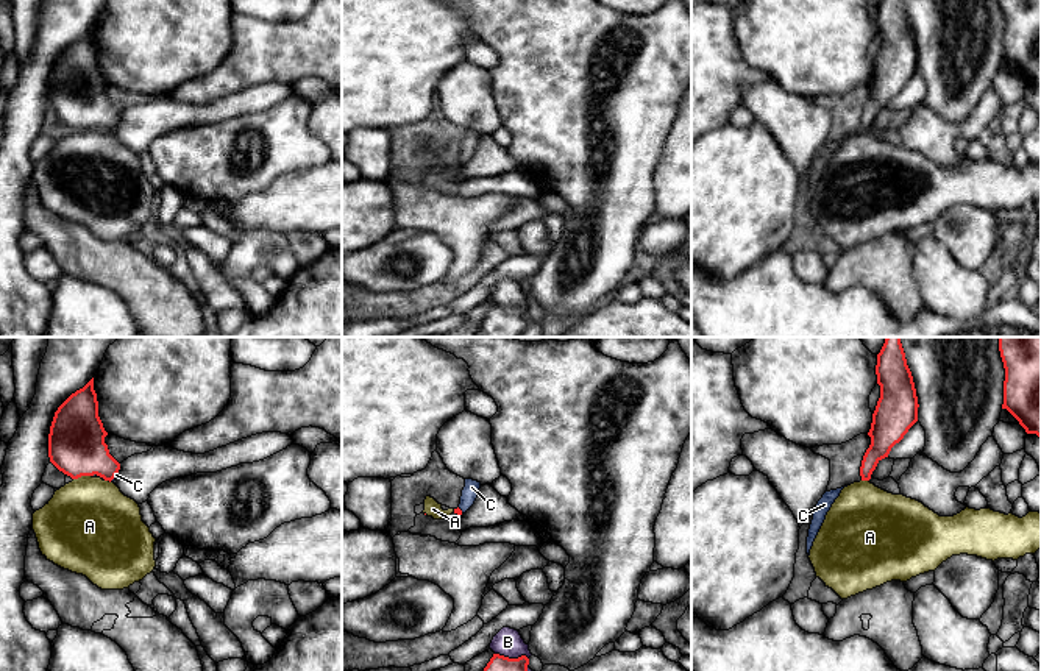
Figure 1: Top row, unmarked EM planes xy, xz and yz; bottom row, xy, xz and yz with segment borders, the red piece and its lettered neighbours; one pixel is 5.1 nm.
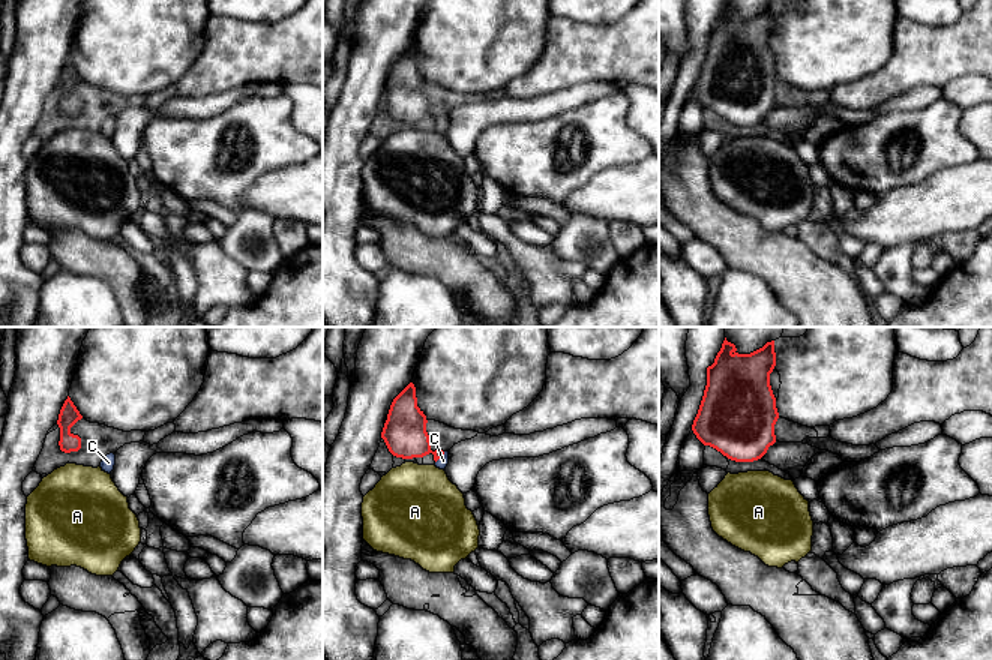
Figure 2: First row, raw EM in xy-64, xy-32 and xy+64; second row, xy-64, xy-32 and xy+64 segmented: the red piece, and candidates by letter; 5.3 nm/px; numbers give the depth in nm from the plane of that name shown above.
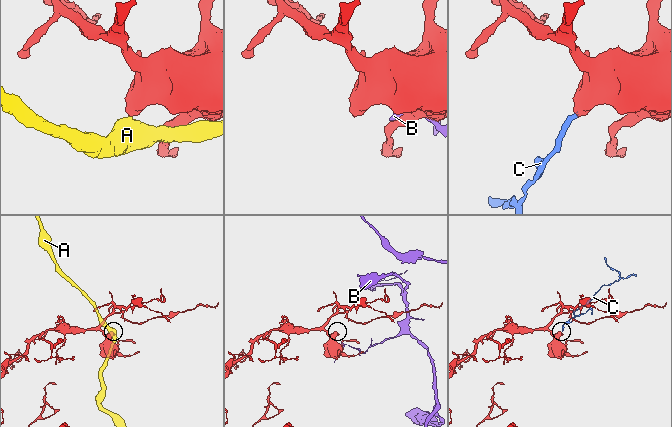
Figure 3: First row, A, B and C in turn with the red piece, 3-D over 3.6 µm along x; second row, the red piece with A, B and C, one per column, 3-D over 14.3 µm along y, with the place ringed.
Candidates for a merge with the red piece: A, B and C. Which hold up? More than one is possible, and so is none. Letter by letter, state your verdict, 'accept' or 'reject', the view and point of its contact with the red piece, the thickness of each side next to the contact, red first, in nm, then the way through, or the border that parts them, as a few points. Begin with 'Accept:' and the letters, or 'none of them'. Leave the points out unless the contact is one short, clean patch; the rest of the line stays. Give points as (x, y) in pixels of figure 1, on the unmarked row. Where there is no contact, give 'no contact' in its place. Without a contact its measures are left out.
Accept: C
A: reject; meets red in xy at (81, 125); 300 nm thick on the red side, 460 nm on the other; border along xy (91, 125), (81, 125), (74, 130)
B: reject; meets red in xz at (512, 309); 220 nm thick on the red side, 150 nm on the other
C: accept; meets red in xy at (113, 128); 300 nm thick on the red side, 20 nm on the other; runs through xy (77, 97), (113, 128), (116, 125)

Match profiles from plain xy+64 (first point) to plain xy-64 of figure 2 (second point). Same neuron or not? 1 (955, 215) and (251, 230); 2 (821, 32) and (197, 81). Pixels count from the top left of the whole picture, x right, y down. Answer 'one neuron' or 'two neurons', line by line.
1: two neurons
2: two neurons

